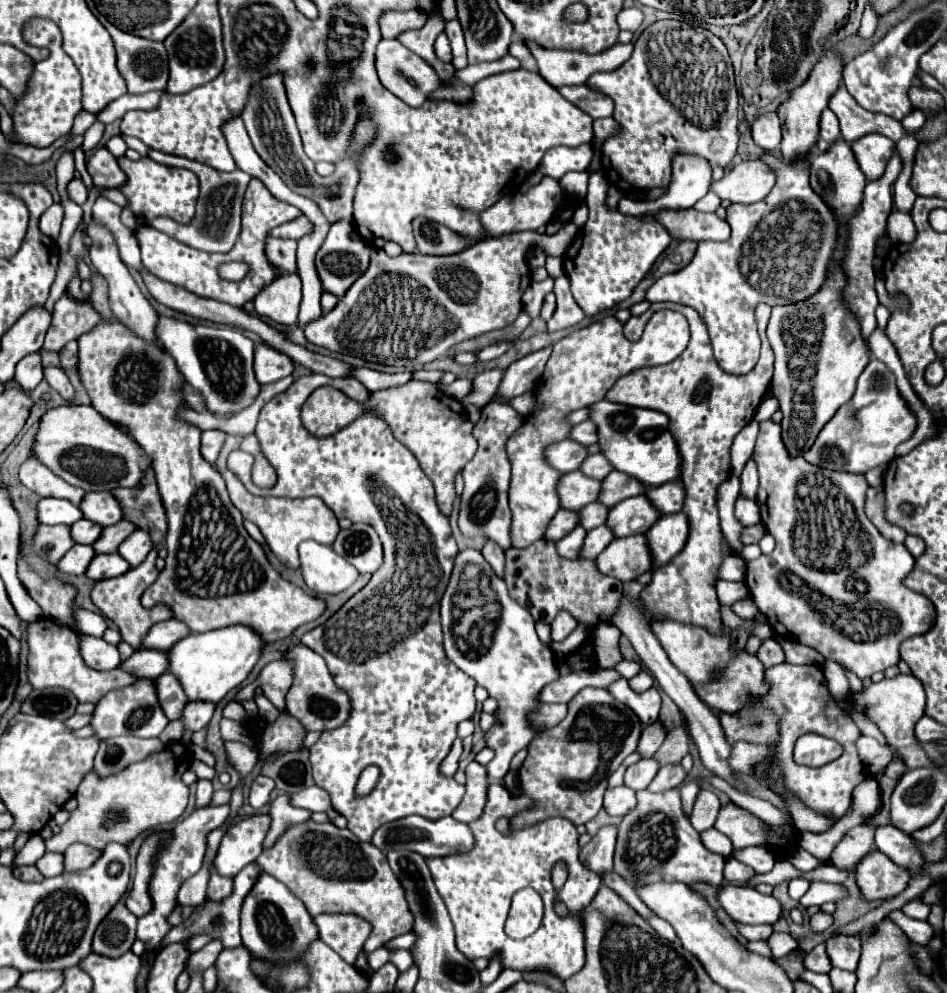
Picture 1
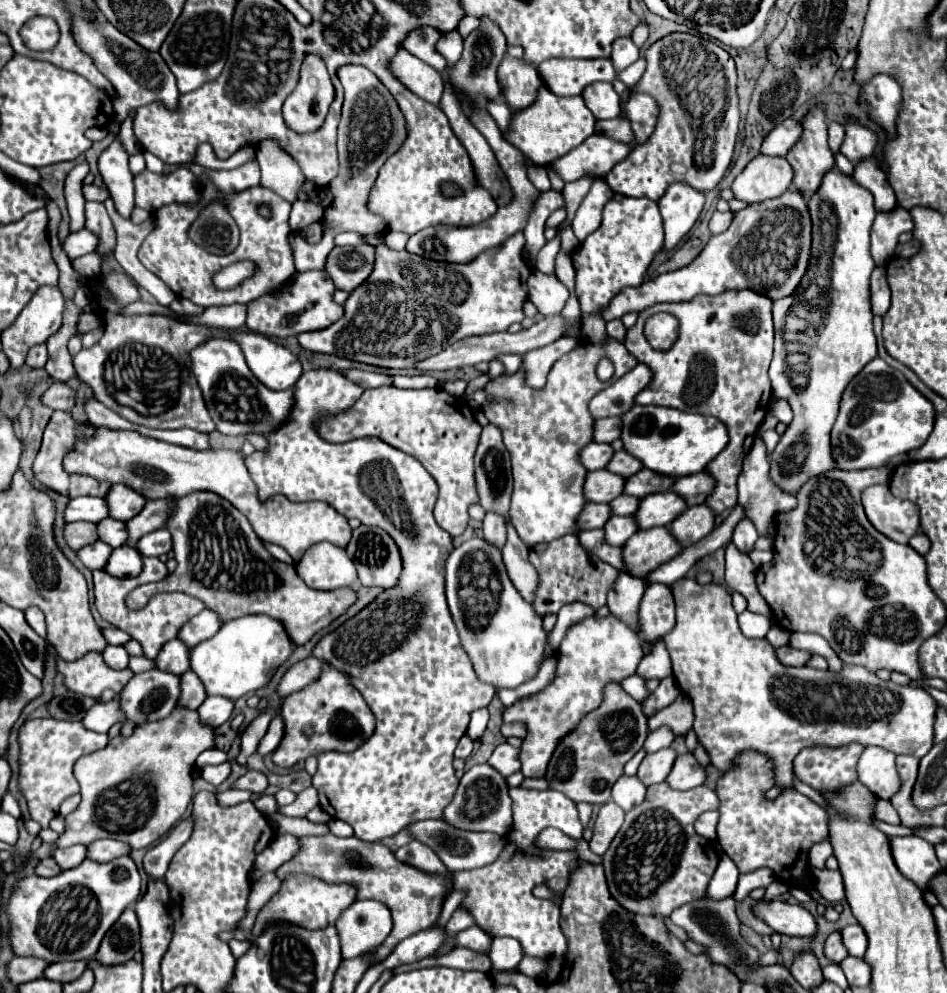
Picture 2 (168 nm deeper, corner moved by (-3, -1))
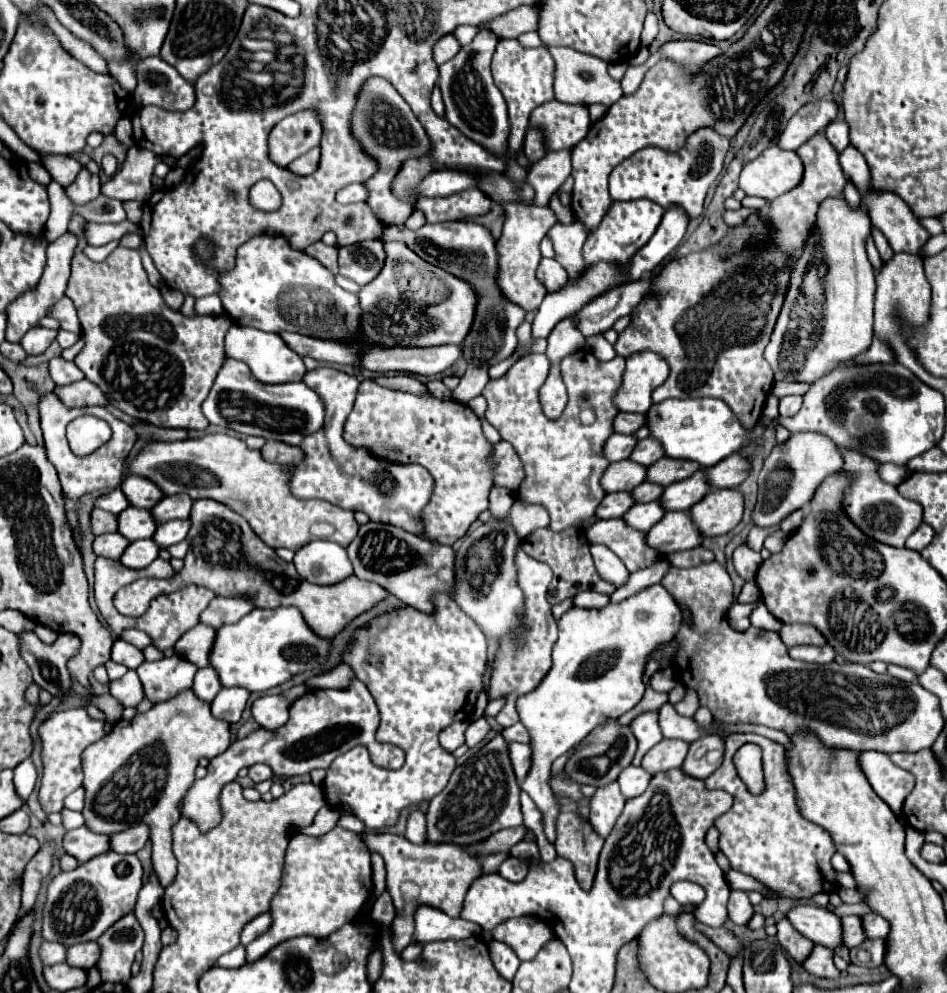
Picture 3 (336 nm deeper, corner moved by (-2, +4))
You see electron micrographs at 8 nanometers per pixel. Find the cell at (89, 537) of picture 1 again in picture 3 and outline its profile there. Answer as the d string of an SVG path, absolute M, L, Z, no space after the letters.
M125 508L117 516L117 530L123 534L129 542L141 540L141 538L151 538L155 532L157 524L151 518L149 510L139 510L139 508Z

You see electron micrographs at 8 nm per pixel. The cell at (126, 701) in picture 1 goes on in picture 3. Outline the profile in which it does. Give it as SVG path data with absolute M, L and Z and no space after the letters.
M177 654L157 662L143 662L137 668L145 698L153 704L165 702L167 698L173 698L179 692L189 690L195 672L197 668L191 666L185 658L179 658Z

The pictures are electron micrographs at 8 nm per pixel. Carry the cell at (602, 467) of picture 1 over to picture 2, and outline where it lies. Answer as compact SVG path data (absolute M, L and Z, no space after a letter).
M618 451L618 453L614 453L612 461L608 463L608 471L618 473L618 475L622 475L622 477L632 477L632 475L636 475L642 467L644 467L644 465L642 465L636 457L628 455L628 451Z

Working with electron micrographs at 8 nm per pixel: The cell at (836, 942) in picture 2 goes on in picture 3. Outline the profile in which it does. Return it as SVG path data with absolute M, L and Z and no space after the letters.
M859 916L841 918L841 930L843 930L843 946L847 946L847 948L855 948L865 940Z

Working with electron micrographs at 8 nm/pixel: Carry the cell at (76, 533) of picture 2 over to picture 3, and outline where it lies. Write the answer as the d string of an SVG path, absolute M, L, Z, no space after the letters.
M93 510L89 526L95 536L115 532L115 514L107 514L105 510Z

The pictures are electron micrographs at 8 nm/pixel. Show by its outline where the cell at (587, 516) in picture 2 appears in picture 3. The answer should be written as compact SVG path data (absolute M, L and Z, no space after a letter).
M613 492L607 494L599 508L597 508L597 518L621 518L633 504L631 492Z

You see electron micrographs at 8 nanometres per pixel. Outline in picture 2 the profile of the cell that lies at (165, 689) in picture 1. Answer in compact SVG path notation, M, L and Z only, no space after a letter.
M186 671L182 675L182 697L180 697L180 705L186 705L188 709L198 709L204 699L206 699L206 691L204 685L200 683L198 675L192 671Z

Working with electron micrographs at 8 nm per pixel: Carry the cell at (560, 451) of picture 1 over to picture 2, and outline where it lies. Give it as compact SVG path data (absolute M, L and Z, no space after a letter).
M588 443L588 447L584 447L580 451L580 461L588 471L596 471L596 469L604 469L610 459L614 455L614 449L606 443Z

